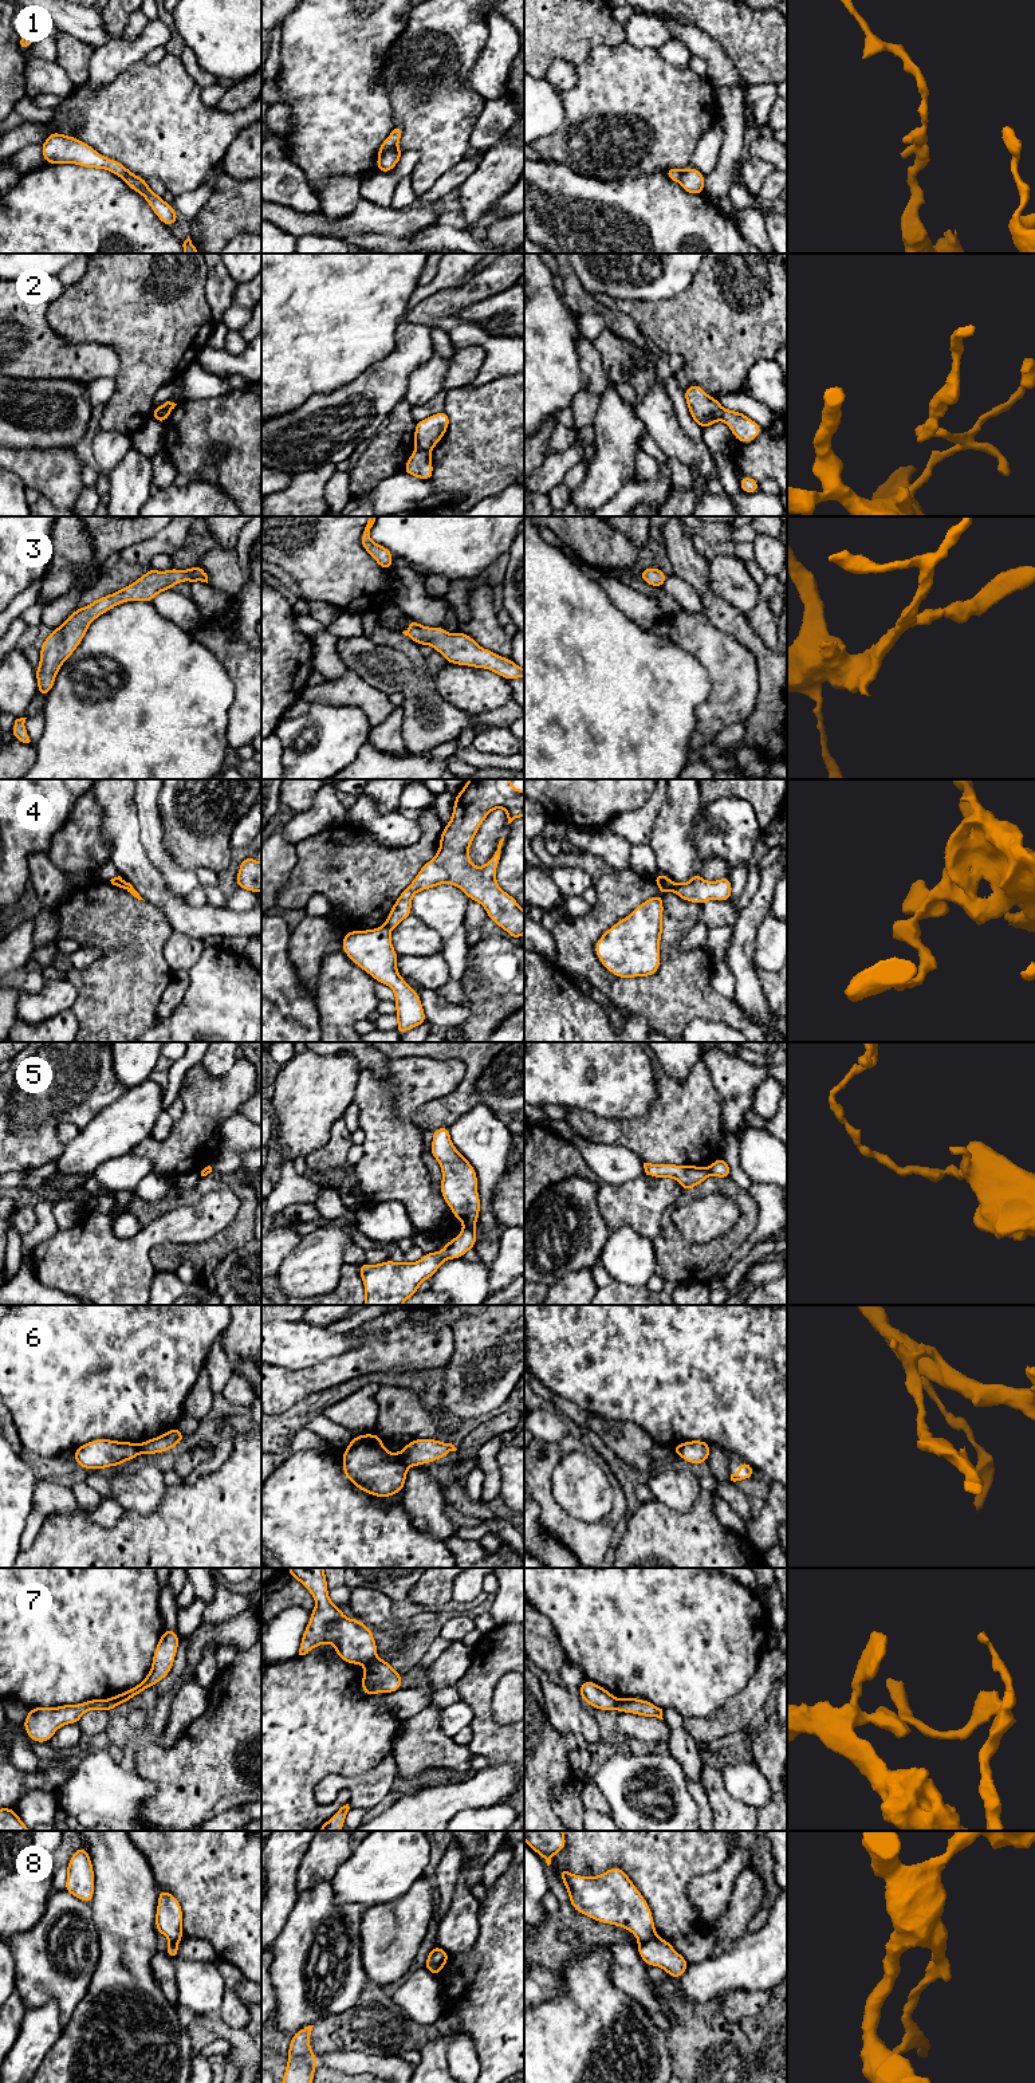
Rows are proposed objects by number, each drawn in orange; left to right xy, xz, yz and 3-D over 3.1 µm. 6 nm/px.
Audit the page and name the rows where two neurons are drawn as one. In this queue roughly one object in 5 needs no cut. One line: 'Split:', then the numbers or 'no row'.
Split: 1, 2, 4, 5, 6, 7, 8

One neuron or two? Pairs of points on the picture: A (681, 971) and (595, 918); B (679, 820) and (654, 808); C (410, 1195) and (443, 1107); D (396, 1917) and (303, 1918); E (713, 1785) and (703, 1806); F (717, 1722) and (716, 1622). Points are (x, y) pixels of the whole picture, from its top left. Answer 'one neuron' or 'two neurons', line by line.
A: one neuron
B: two neurons
C: two neurons
D: two neurons
E: two neurons
F: two neurons

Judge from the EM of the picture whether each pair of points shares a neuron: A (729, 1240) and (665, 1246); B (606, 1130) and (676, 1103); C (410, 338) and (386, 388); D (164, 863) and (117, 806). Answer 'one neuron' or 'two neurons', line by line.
A: one neuron
B: one neuron
C: one neuron
D: two neurons

